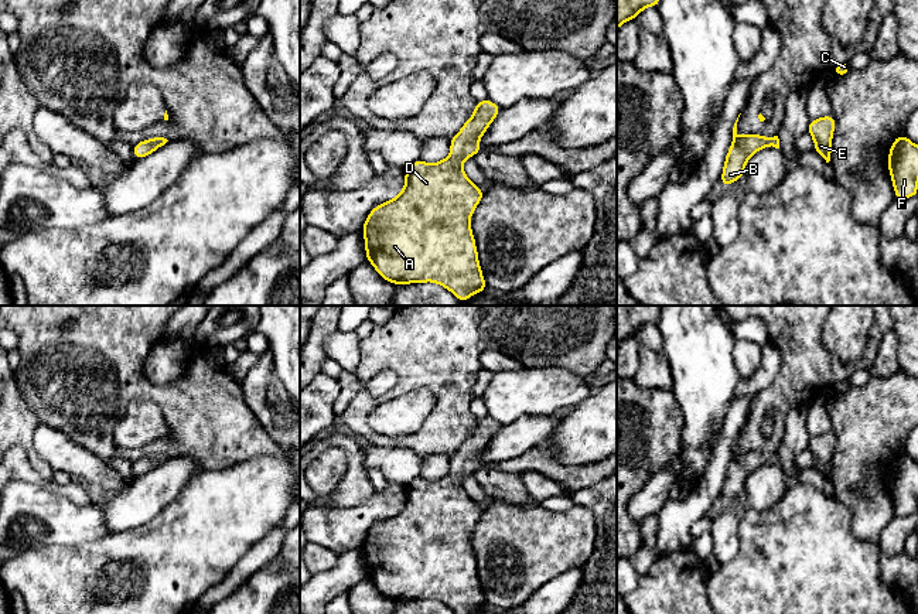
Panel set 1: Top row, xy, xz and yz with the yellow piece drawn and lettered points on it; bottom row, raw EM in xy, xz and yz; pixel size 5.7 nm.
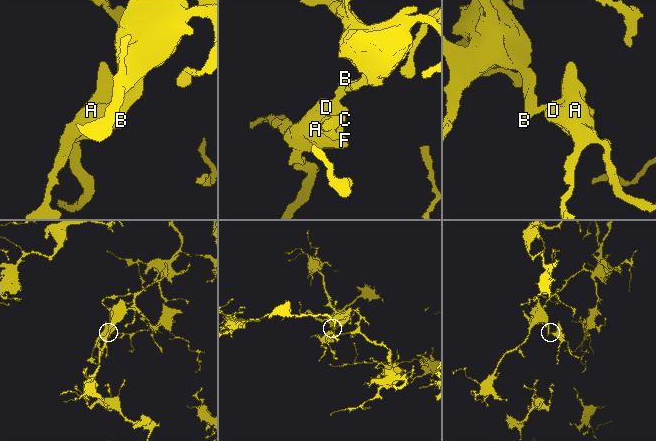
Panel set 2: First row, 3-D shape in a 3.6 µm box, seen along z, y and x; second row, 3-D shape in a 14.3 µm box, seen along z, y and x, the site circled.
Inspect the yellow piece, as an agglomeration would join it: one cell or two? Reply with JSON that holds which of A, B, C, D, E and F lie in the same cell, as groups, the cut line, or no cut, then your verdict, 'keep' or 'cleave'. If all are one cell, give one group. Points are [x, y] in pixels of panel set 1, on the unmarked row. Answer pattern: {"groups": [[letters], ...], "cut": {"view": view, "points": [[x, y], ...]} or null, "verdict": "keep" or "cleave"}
{"groups": [["A", "B", "C", "D", "E", "F"]], "cut": null, "verdict": "keep"}

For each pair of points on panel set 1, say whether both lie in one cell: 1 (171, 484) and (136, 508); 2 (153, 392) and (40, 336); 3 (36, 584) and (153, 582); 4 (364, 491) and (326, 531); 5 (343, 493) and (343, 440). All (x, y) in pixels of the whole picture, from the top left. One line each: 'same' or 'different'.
1: same
2: same
3: same
4: different
5: same

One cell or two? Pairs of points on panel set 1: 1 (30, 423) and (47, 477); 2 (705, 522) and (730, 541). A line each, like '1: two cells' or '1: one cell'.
1: one cell
2: two cells

